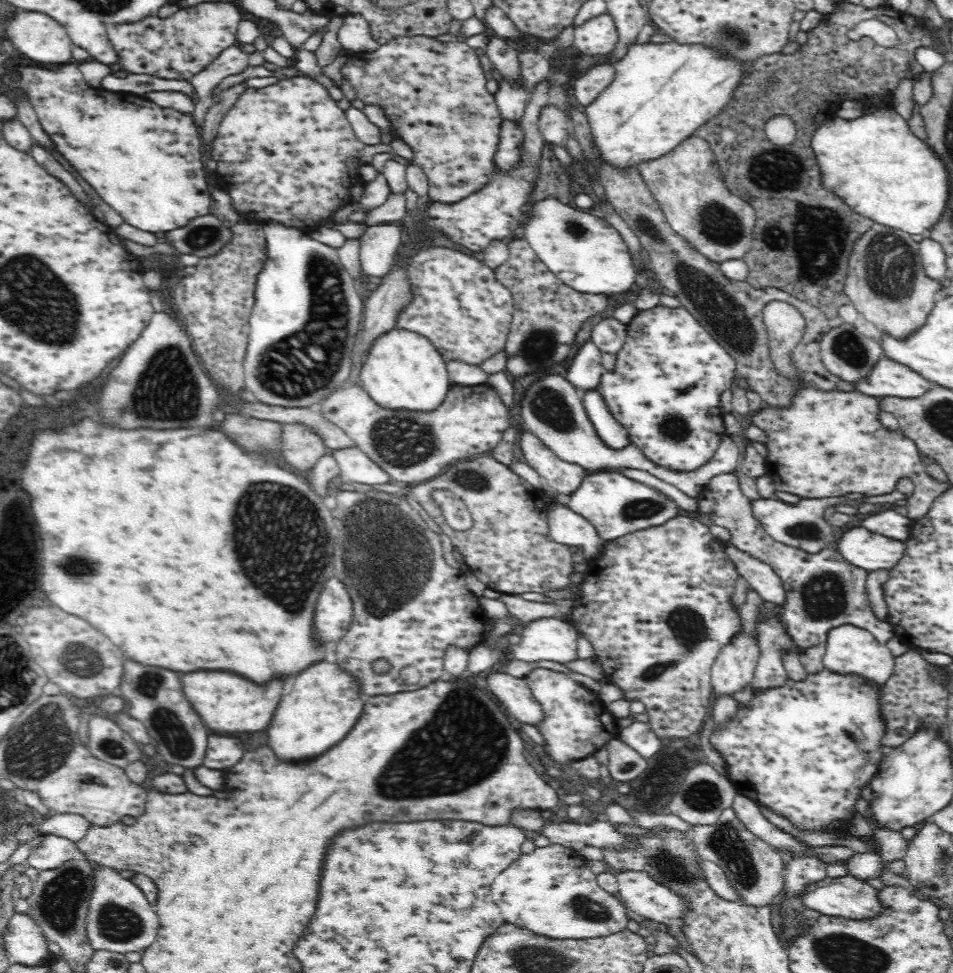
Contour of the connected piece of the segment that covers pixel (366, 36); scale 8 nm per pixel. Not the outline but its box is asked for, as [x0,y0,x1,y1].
[337,14,378,53]

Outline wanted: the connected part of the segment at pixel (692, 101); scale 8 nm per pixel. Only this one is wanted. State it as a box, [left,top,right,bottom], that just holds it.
[585,41,747,166]

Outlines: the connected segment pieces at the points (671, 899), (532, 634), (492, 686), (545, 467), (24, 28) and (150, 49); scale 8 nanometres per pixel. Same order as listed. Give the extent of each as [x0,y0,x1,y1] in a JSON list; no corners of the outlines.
[[616,870,687,924],[506,617,581,664],[486,672,544,728],[520,432,587,495],[6,11,72,64],[108,1,242,81]]

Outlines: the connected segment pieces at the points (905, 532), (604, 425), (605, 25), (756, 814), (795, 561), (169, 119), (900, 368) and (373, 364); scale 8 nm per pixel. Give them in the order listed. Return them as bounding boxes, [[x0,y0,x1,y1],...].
[[860,507,912,541],[583,386,632,449],[572,13,616,56],[731,795,807,852],[696,473,895,651],[17,64,213,234],[851,356,932,399],[360,328,451,411]]

